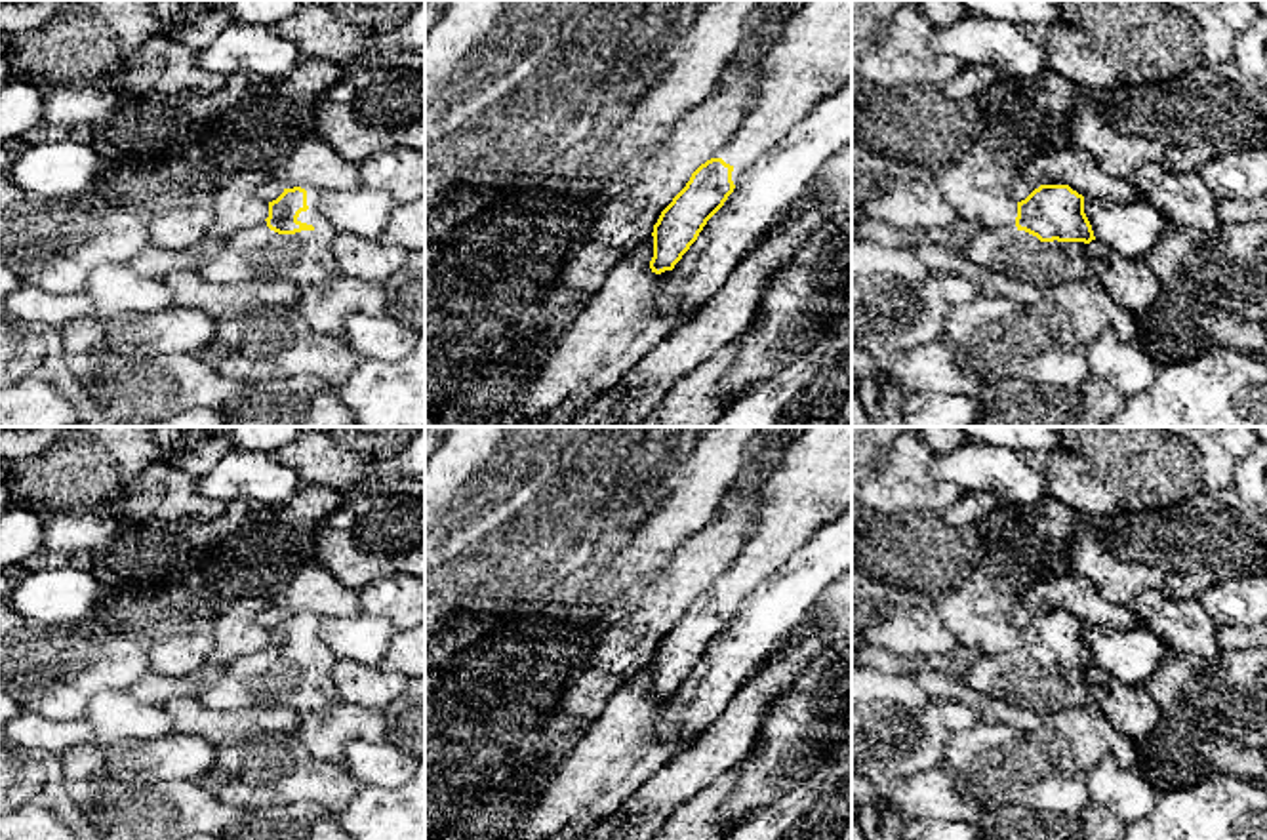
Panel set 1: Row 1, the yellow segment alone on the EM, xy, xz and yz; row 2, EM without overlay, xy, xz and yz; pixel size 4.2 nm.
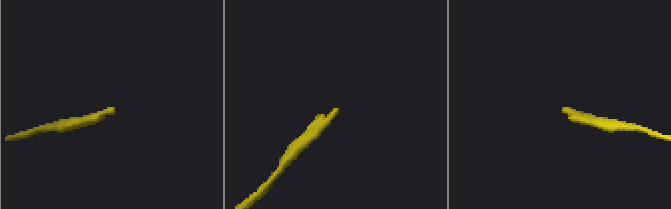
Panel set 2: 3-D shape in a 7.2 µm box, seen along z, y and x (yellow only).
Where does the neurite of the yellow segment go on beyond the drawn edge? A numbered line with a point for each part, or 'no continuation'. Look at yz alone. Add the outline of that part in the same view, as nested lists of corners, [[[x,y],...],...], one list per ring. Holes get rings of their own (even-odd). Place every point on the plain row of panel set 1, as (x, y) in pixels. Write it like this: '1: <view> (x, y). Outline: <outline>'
1: yz (1016, 680). Outline: [[[1010,648],[983,655],[964,680],[975,691],[1006,705],[1027,707],[1036,714],[1059,714],[1092,705],[1086,672],[1084,669],[1040,669]]]

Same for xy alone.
1: xy (307, 684). Outline: [[[297,611],[307,617],[307,638],[297,648],[312,657],[278,661],[267,648],[238,657],[225,674],[196,699],[213,710],[290,707],[299,712],[324,710],[337,703],[337,657],[320,638],[322,615]]]

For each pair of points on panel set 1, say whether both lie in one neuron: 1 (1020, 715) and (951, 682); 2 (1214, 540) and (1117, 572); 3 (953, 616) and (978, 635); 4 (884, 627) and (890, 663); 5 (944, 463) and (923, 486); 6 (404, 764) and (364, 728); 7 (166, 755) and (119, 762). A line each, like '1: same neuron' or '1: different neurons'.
1: same neuron
2: same neuron
3: same neuron
4: different neurons
5: different neurons
6: different neurons
7: same neuron

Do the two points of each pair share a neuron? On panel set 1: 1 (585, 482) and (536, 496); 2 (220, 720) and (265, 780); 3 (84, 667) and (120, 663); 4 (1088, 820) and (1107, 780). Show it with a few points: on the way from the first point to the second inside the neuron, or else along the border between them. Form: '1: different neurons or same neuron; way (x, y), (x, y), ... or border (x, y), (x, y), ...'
1: same neuron; way (574, 494), (547, 496)
2: different neurons; border (281, 732), (252, 732), (220, 747)
3: same neuron; way (94, 667), (111, 663)
4: different neurons; border (1092, 800), (1123, 820)

